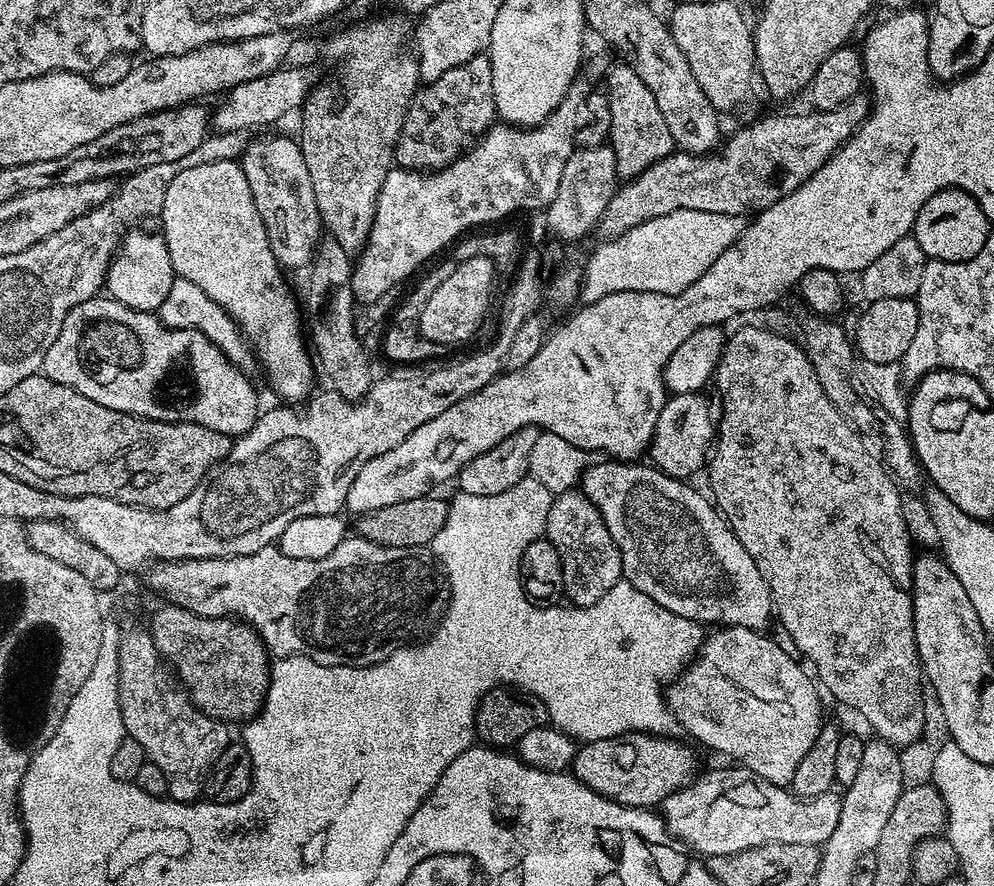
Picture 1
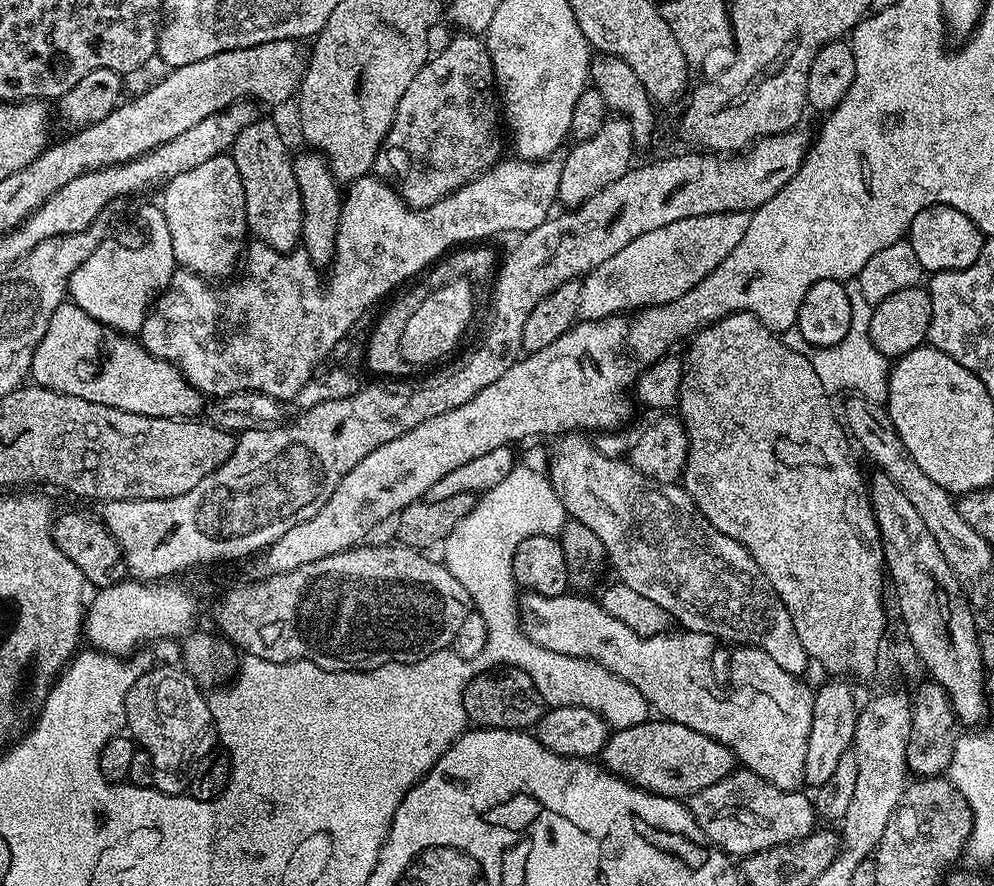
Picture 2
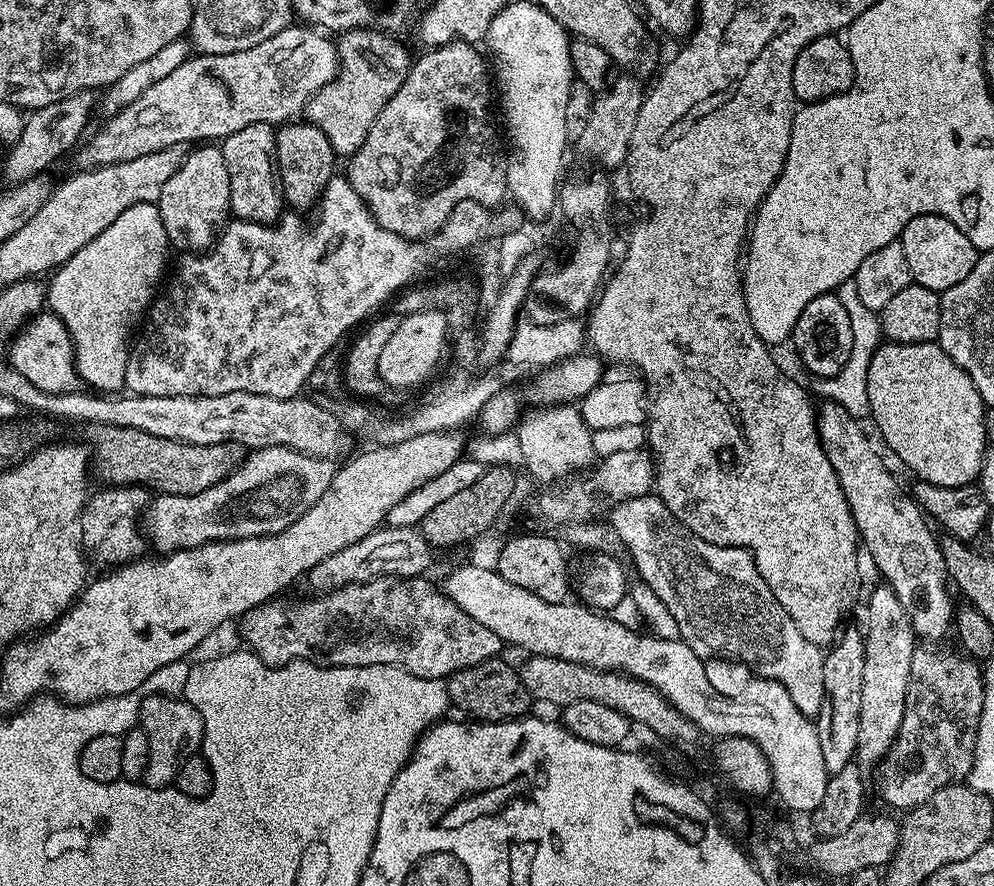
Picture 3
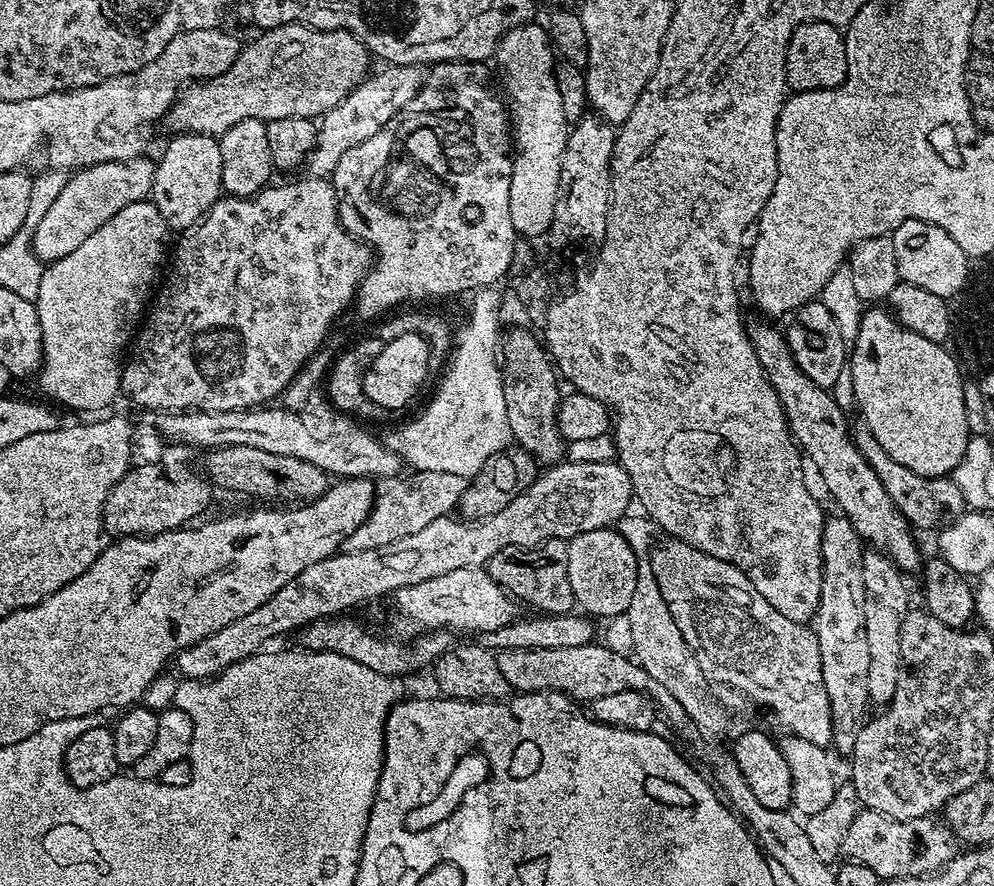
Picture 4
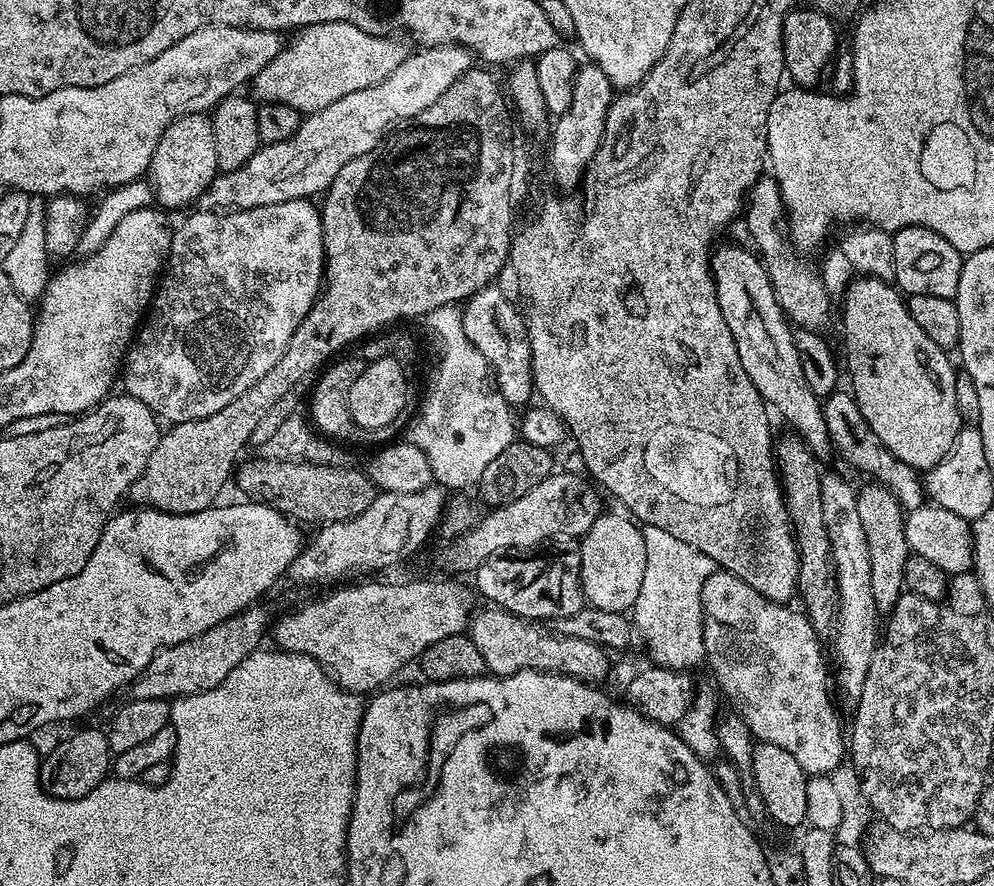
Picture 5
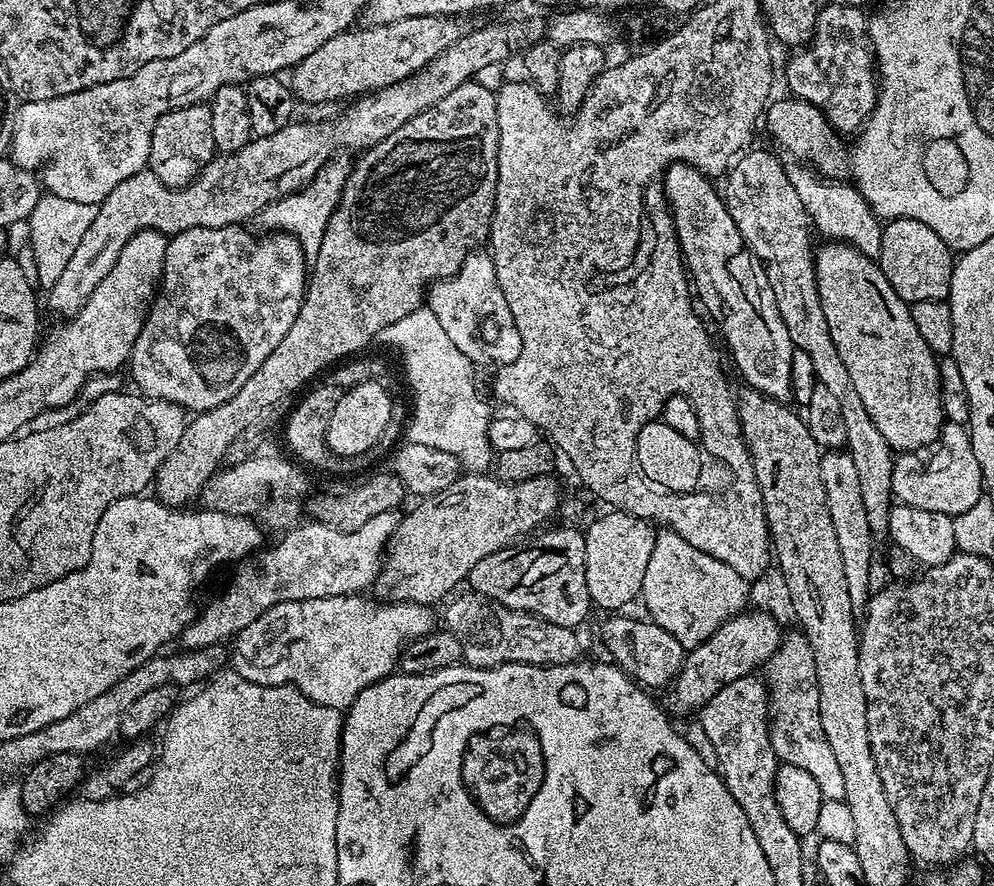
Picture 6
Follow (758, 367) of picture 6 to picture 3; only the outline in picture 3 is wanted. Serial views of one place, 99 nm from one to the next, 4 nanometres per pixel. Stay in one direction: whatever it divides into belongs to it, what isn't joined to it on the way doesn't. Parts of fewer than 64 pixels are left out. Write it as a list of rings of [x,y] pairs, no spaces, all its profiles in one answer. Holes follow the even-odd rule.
[[[825,399],[819,405],[816,429],[834,472],[838,474],[863,551],[864,548],[868,551],[869,558],[884,575],[883,583],[892,587],[898,602],[902,602],[906,618],[910,618],[917,637],[924,642],[943,641],[940,639],[954,628],[954,603],[950,581],[944,570],[940,540],[932,533],[929,517],[924,515],[909,493],[908,496],[904,493],[903,486],[884,465],[883,458],[876,453],[860,424],[857,417],[834,400]]]

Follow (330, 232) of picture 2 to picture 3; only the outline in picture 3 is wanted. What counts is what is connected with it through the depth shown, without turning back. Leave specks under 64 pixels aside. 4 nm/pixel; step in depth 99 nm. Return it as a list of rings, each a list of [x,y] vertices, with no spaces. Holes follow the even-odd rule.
[[[285,122],[276,128],[276,169],[280,171],[282,190],[289,209],[311,209],[337,171],[336,163],[338,157],[330,146],[330,138],[326,138],[318,126],[307,122]]]

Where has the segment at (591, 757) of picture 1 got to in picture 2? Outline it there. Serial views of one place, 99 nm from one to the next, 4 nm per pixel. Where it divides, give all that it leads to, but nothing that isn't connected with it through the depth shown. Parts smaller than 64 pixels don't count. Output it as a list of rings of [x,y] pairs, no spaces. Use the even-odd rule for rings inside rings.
[[[649,718],[638,726],[617,728],[600,751],[603,767],[627,784],[653,796],[685,801],[733,772],[736,759],[728,747],[691,730],[684,723],[663,718]]]

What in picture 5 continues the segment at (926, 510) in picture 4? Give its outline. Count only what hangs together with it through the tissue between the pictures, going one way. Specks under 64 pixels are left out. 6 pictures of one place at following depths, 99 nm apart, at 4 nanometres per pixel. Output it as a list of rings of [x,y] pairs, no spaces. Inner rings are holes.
[[[835,390],[823,397],[824,417],[826,418],[826,430],[830,434],[830,443],[833,446],[835,455],[841,456],[852,468],[857,468],[860,472],[866,472],[867,477],[873,478],[875,483],[881,484],[900,504],[901,508],[911,510],[913,508],[923,508],[926,503],[926,493],[921,473],[910,467],[906,462],[902,462],[870,430],[870,422],[862,418],[862,410],[858,410],[858,402],[851,391]]]

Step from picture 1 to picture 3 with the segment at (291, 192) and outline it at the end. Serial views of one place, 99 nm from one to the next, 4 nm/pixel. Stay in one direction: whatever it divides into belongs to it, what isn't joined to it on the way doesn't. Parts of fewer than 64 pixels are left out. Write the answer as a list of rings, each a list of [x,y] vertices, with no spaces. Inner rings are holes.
[[[262,122],[242,126],[242,130],[224,137],[222,151],[226,174],[230,174],[231,215],[259,224],[276,223],[286,208],[280,171],[276,169],[276,128]]]

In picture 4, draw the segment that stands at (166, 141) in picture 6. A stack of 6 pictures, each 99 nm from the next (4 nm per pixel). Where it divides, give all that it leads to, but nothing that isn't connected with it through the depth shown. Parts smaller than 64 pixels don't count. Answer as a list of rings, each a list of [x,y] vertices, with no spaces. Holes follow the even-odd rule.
[[[185,132],[173,135],[171,139],[156,164],[150,199],[169,229],[187,230],[221,199],[224,186],[222,150],[219,139],[214,136]]]

